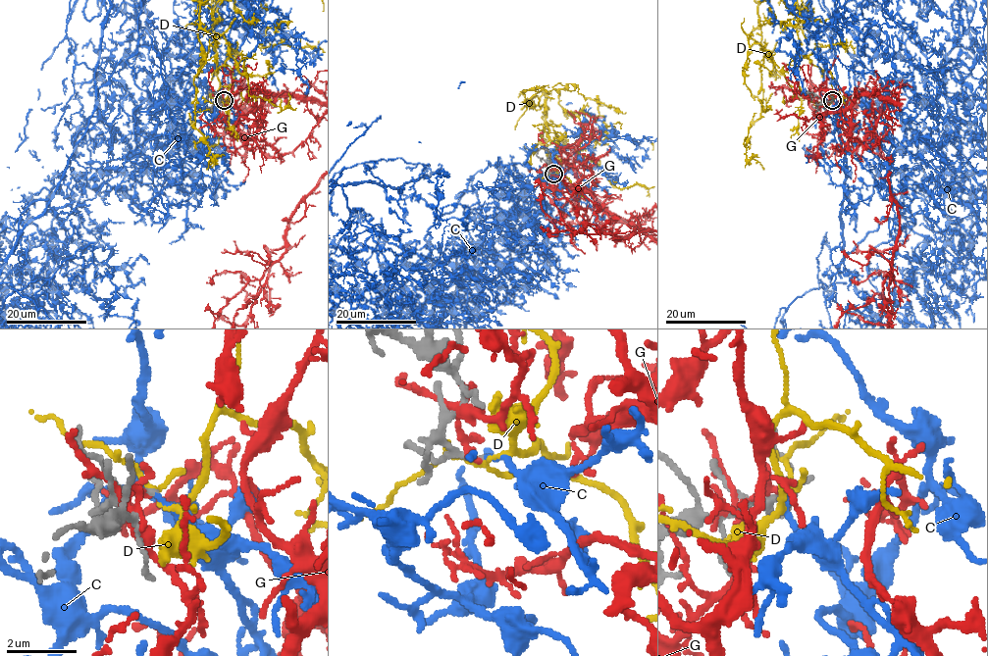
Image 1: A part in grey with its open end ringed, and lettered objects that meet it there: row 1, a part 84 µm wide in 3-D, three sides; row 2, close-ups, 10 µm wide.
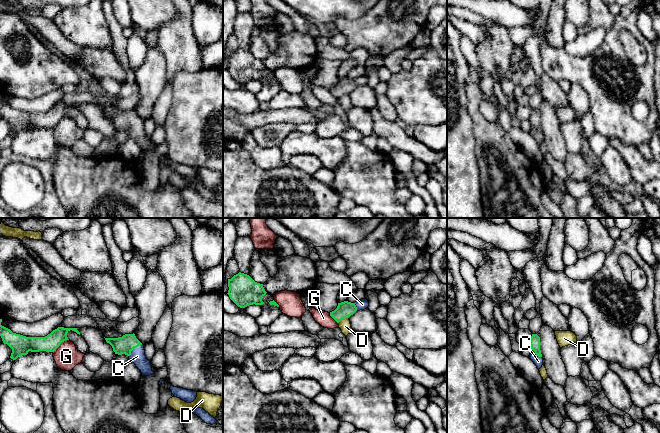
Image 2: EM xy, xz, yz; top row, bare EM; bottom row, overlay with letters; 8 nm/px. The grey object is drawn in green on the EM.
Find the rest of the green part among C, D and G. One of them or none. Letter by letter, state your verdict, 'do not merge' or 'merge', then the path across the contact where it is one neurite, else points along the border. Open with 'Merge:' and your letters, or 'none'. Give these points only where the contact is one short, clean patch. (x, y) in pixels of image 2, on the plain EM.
Merge: C
C: merge; runs through xy (122, 121), (134, 123), (137, 132)
D: do not merge; border along xz (348, 93), (345, 93), (338, 99)
G: do not merge

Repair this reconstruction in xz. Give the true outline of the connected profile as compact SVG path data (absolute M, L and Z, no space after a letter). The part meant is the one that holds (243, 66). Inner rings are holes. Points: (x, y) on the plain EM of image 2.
M239 48L228 55L228 71L240 84L249 81L263 81L262 74L266 71L263 60L255 58L249 51Z

